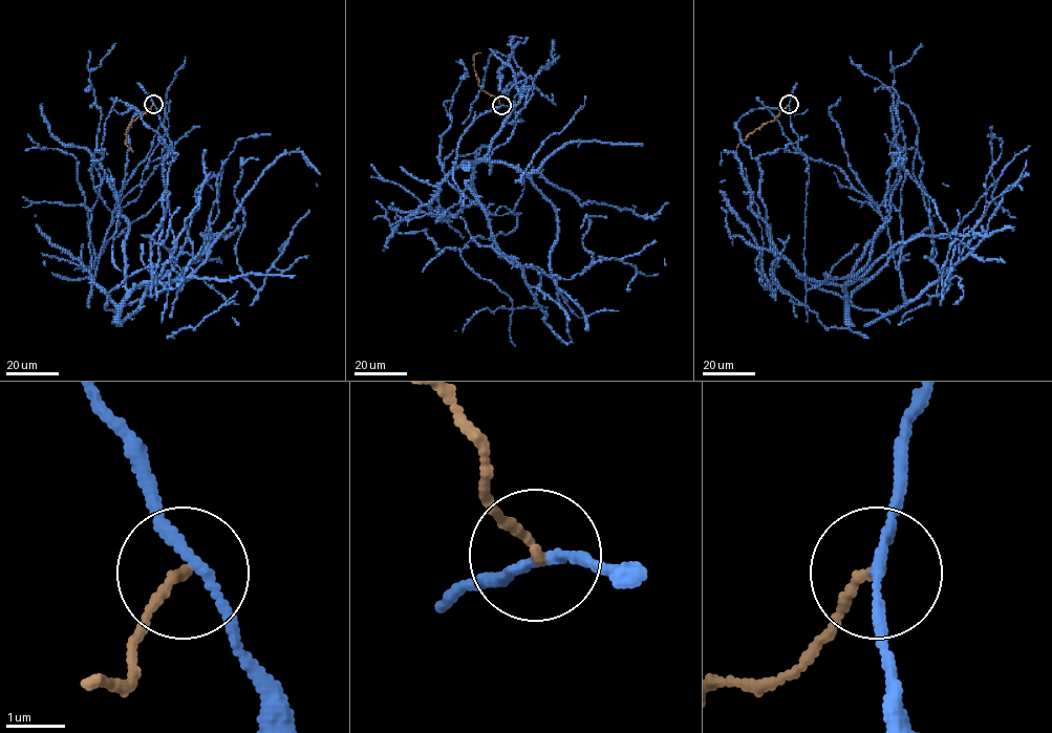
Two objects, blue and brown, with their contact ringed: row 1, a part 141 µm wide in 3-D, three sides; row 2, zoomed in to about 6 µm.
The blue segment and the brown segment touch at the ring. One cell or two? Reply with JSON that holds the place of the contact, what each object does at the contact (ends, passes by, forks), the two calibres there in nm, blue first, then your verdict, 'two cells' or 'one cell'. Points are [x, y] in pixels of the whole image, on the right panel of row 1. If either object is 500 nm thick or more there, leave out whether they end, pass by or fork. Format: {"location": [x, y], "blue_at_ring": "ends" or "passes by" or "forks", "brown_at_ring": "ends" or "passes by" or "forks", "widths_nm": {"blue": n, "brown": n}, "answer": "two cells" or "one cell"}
{"location": [789, 104], "blue_at_ring": "passes by", "brown_at_ring": "ends", "widths_nm": {"blue": 160, "brown": 170}, "answer": "two cells"}

